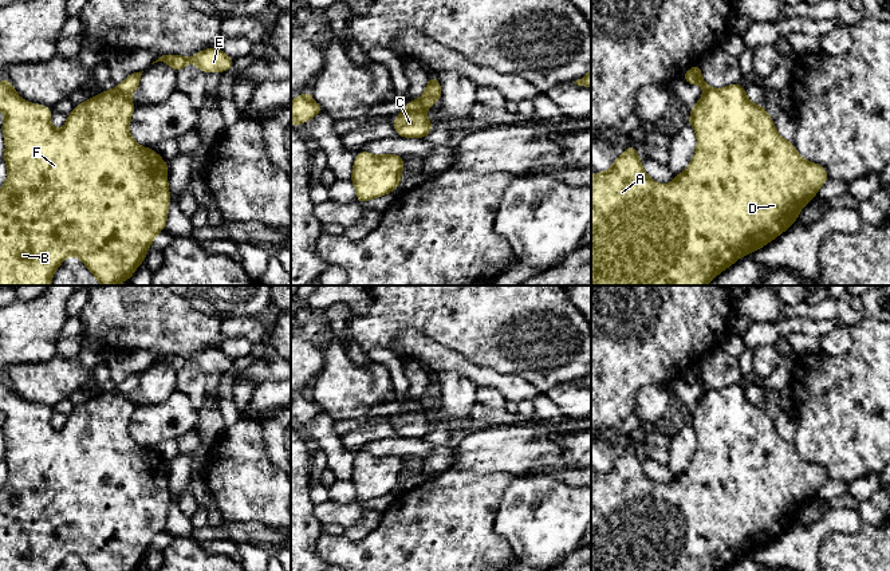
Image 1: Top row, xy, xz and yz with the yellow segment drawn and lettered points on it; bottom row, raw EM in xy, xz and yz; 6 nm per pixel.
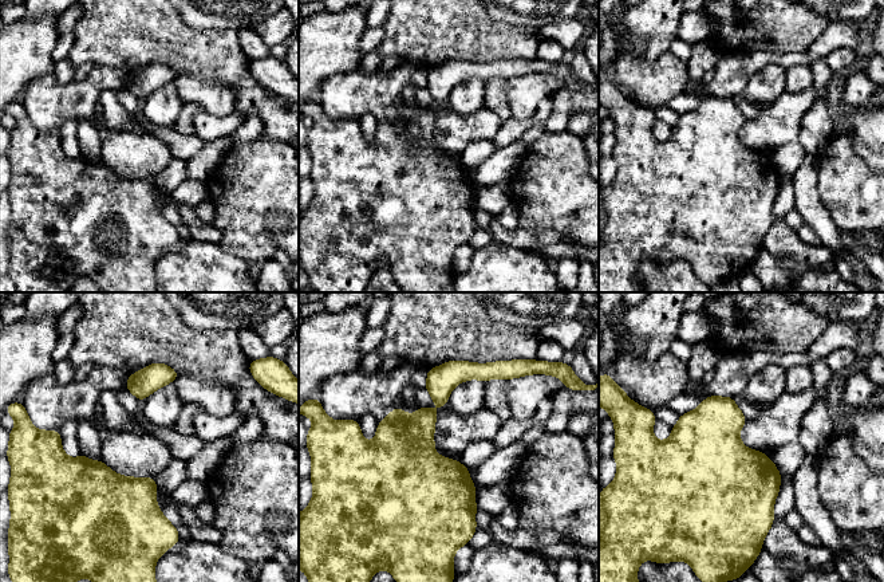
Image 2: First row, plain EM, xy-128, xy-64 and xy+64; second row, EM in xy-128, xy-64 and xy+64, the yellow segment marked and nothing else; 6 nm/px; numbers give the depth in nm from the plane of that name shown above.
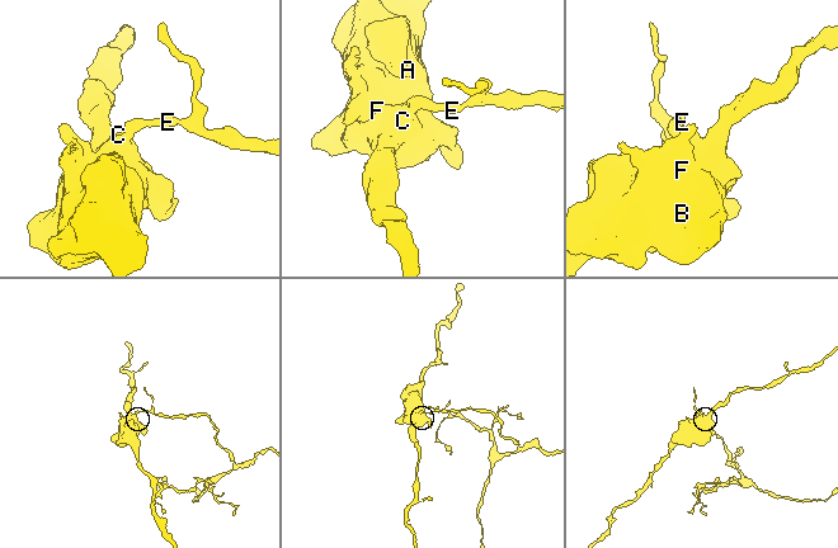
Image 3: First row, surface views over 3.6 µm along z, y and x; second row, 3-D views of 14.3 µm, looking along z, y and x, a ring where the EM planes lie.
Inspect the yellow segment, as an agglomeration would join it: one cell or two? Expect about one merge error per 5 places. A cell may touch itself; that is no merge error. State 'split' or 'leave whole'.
split

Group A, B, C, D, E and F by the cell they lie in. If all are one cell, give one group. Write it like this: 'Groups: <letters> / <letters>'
Groups: A B C D F / E

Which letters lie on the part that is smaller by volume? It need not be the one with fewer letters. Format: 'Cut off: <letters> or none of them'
Cut off: E

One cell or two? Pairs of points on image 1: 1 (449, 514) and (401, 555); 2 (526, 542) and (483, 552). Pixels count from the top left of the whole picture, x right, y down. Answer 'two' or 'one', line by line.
1: one
2: two

